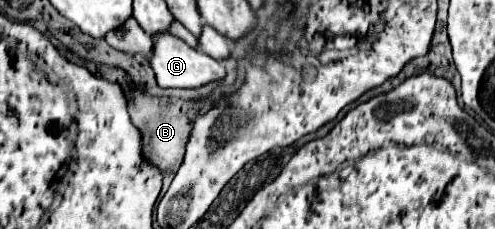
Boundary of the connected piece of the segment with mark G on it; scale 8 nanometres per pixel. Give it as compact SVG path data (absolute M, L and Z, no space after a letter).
M170 33L156 37L150 65L156 73L158 85L160 87L172 87L172 89L198 89L198 87L204 87L212 81L220 81L226 77L226 69L220 61L216 61L216 59L212 59L200 51L194 51L190 45L186 45L182 39L174 37Z

